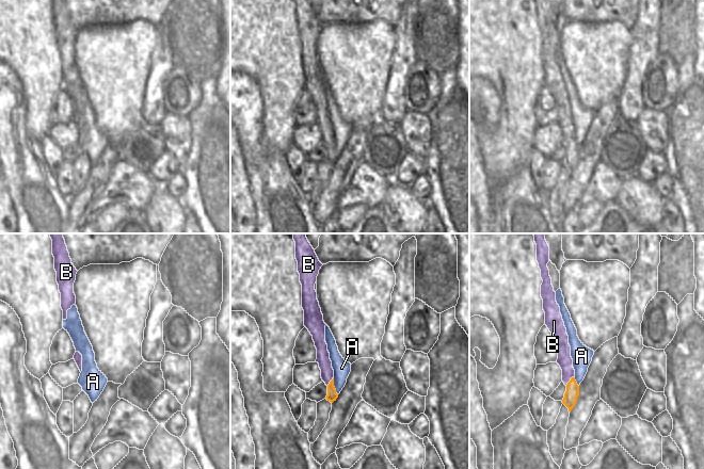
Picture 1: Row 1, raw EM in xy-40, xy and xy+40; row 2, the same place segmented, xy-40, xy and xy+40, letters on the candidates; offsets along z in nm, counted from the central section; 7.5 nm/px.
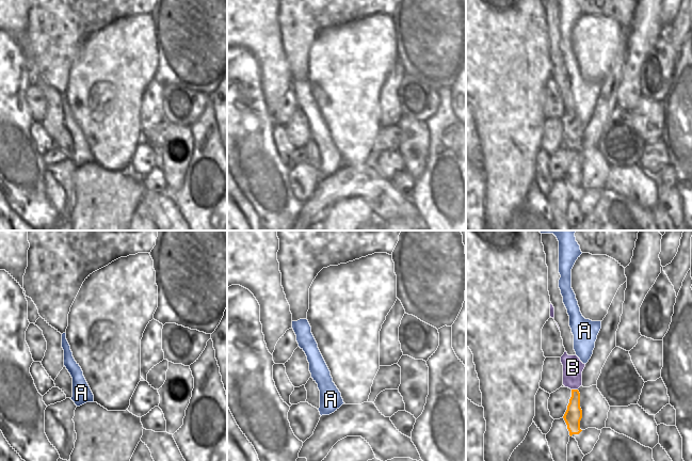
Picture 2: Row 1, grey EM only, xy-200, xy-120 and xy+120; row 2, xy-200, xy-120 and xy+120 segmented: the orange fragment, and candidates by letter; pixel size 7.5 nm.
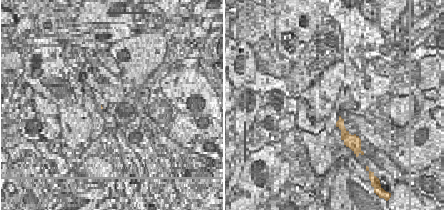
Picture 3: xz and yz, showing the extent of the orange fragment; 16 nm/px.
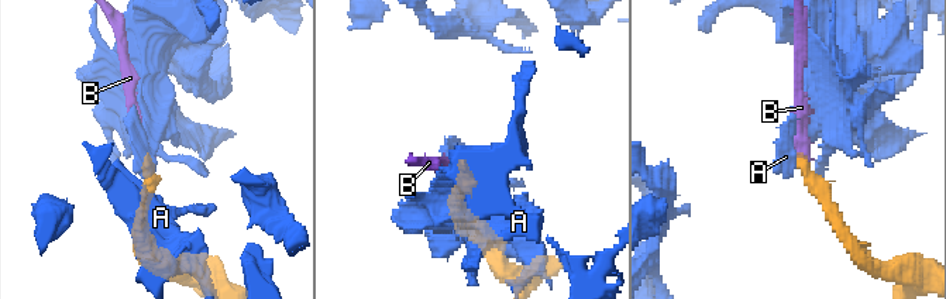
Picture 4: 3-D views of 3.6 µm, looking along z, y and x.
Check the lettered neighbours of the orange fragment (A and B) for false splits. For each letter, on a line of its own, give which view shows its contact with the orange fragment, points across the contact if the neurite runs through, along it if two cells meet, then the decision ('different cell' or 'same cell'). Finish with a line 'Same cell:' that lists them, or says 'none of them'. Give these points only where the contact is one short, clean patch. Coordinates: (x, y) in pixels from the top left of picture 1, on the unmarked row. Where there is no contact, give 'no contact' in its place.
A: xy | along xy (333, 139), (333, 147), (337, 156) | different cell
B: xy+40 | across xy+40 (572, 154), (570, 142), (564, 122) | same cell
Same cell: B

